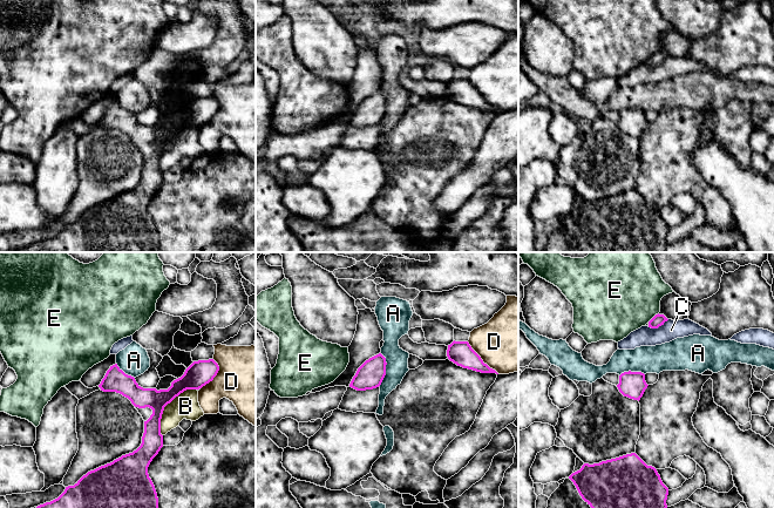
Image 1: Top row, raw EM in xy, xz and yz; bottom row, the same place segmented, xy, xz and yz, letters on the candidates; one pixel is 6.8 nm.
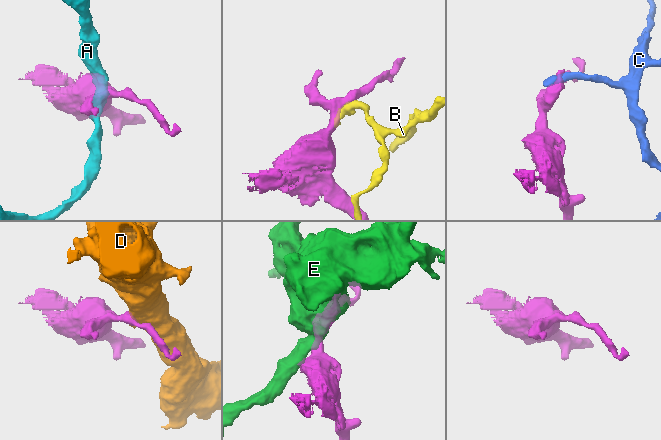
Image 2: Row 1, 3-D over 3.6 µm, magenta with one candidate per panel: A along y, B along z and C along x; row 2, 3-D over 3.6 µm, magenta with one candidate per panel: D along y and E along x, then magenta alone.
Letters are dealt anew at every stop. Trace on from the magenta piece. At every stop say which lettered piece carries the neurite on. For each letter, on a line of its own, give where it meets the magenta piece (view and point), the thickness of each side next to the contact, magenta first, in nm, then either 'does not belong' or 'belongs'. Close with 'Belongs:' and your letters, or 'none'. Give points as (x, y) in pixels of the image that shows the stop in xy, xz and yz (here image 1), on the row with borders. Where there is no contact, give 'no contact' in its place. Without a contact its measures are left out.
A: xz (385, 370) | 180/150 nm | does not belong
B: xy (165, 405) | 140/180 nm | does not belong
C: yz (658, 326) | 80/140 nm | does not belong
D: xz (481, 359) | 160/420 nm | does not belong
E: yz (653, 317) | 80/480 nm | does not belong
Belongs: none

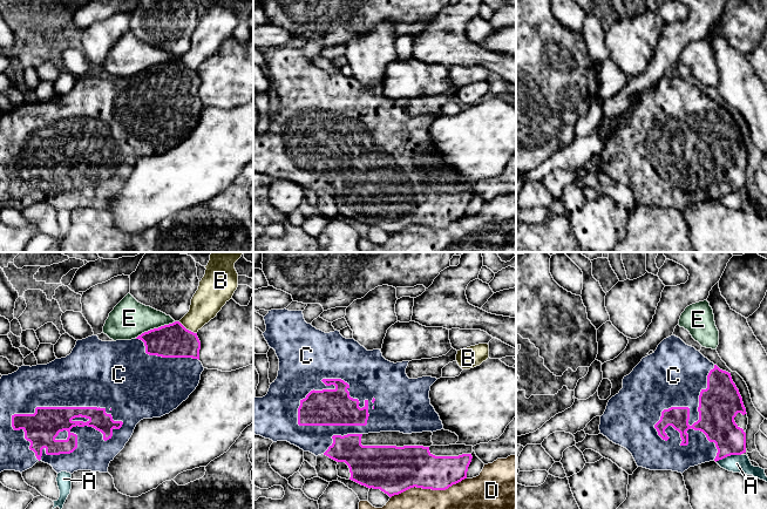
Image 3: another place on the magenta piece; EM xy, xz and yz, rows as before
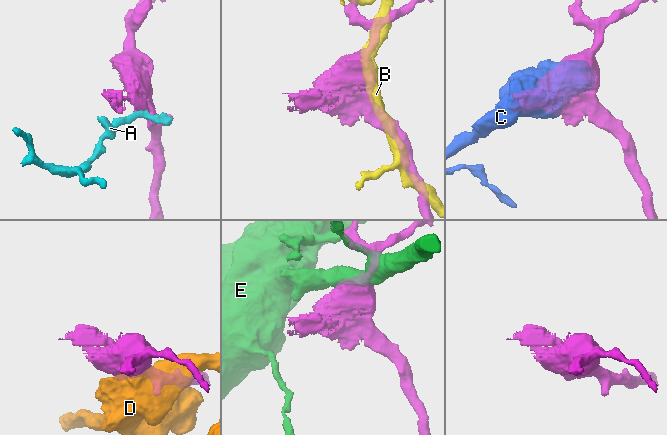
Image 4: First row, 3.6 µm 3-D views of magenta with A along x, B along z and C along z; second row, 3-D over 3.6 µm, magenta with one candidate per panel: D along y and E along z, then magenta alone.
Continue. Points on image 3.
A: yz (727, 455) | 240/130 nm | does not belong
B: xy (188, 330) | 240/200 nm | does not belong
C: xy (67, 407) | 240/400 nm | belongs
D: xz (428, 488) | 300/190 nm | does not belong
E: xy (155, 328) | 240/260 nm | does not belong
Belongs: C

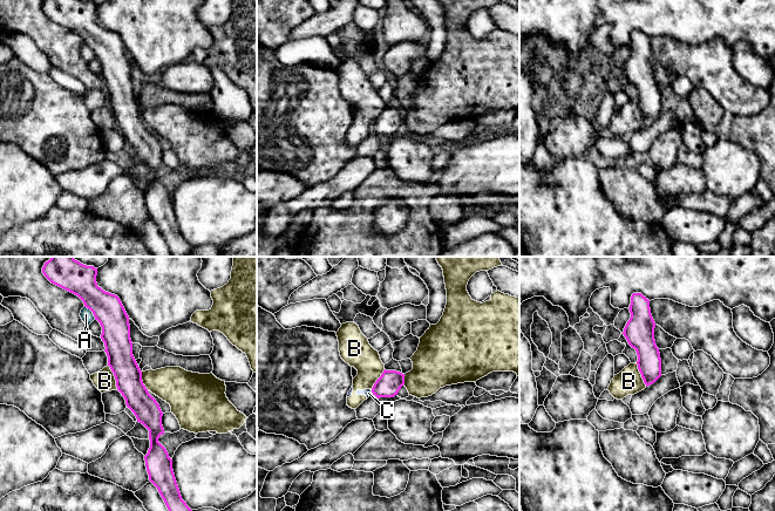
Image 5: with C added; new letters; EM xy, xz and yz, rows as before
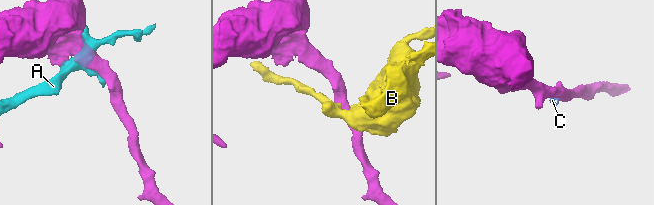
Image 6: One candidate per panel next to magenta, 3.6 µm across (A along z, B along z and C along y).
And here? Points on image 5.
A: xy (92, 311) | 220/90 nm | does not belong
B: xy (115, 377) | 190/140 nm | does not belong
C: xz (372, 392) | 160/50 nm | does not belong
Belongs: none

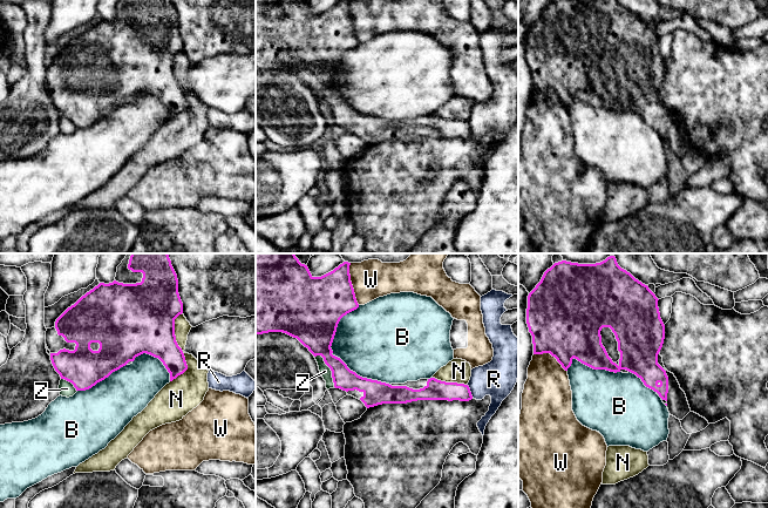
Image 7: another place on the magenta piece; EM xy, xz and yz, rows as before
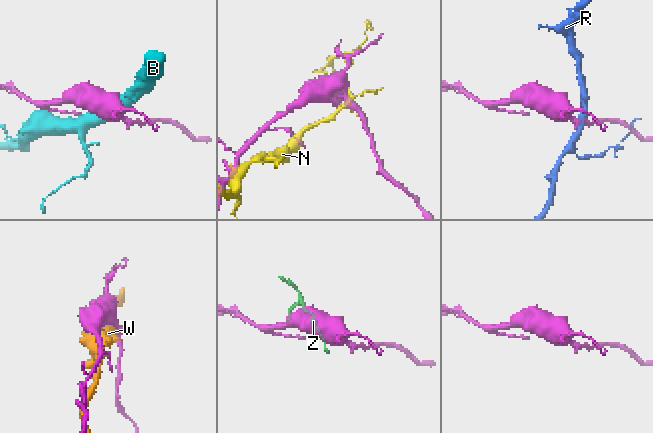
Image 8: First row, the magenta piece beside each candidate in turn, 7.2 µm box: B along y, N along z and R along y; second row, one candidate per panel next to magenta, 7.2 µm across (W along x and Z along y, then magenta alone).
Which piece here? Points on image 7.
B: xz (334, 356) | 300/440 nm | does not belong
N: xy (181, 349) | 340/190 nm | does not belong
R: xz (469, 391) | 140/260 nm | does not belong
W: xz (351, 284) | 360/260 nm | does not belong
Z: xz (330, 367) | 240/80 nm | does not belong
Belongs: none

